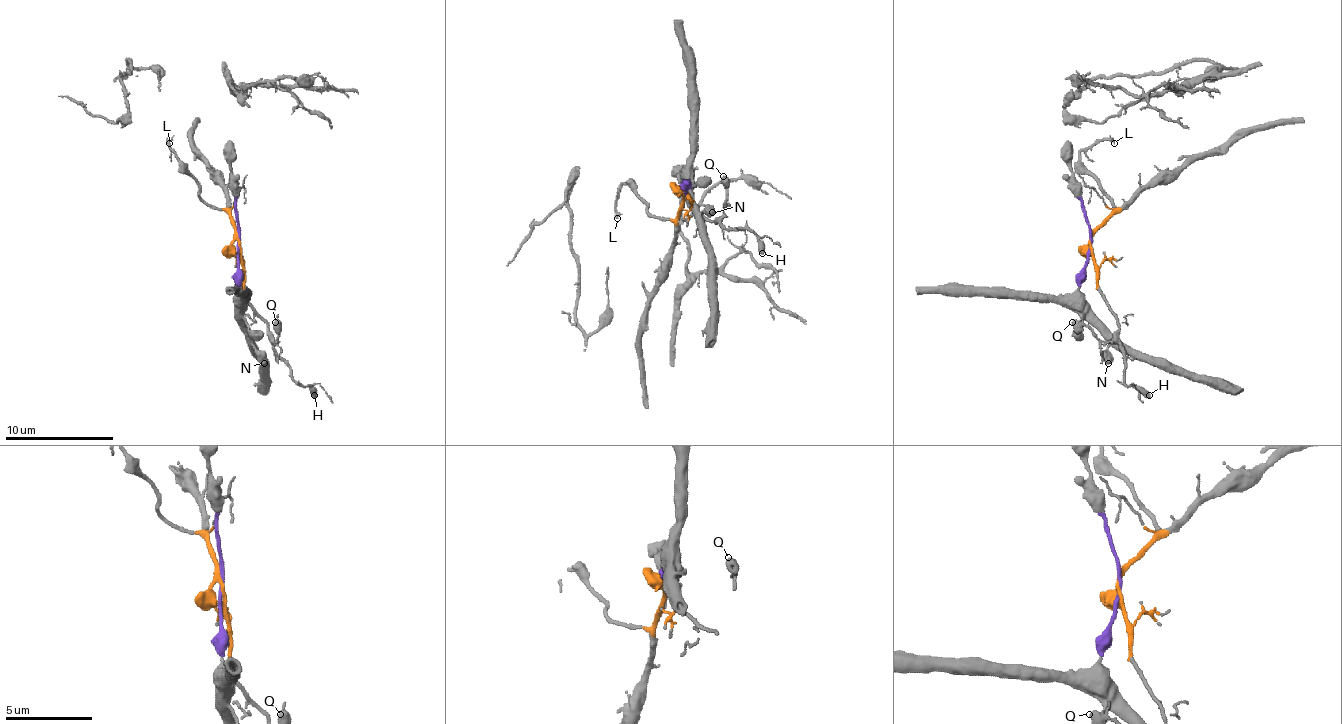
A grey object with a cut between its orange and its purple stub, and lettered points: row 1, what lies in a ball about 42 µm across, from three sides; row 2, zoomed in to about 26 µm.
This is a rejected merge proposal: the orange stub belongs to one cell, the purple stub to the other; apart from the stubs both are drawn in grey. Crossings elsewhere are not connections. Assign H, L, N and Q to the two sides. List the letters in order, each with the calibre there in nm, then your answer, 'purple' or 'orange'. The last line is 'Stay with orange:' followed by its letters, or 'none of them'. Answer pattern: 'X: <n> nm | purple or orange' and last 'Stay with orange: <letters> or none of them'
H: 440 nm | orange
L: 200 nm | orange
N: 600 nm | purple
Q: 320 nm | orange
Stay with orange: H, L, Q

